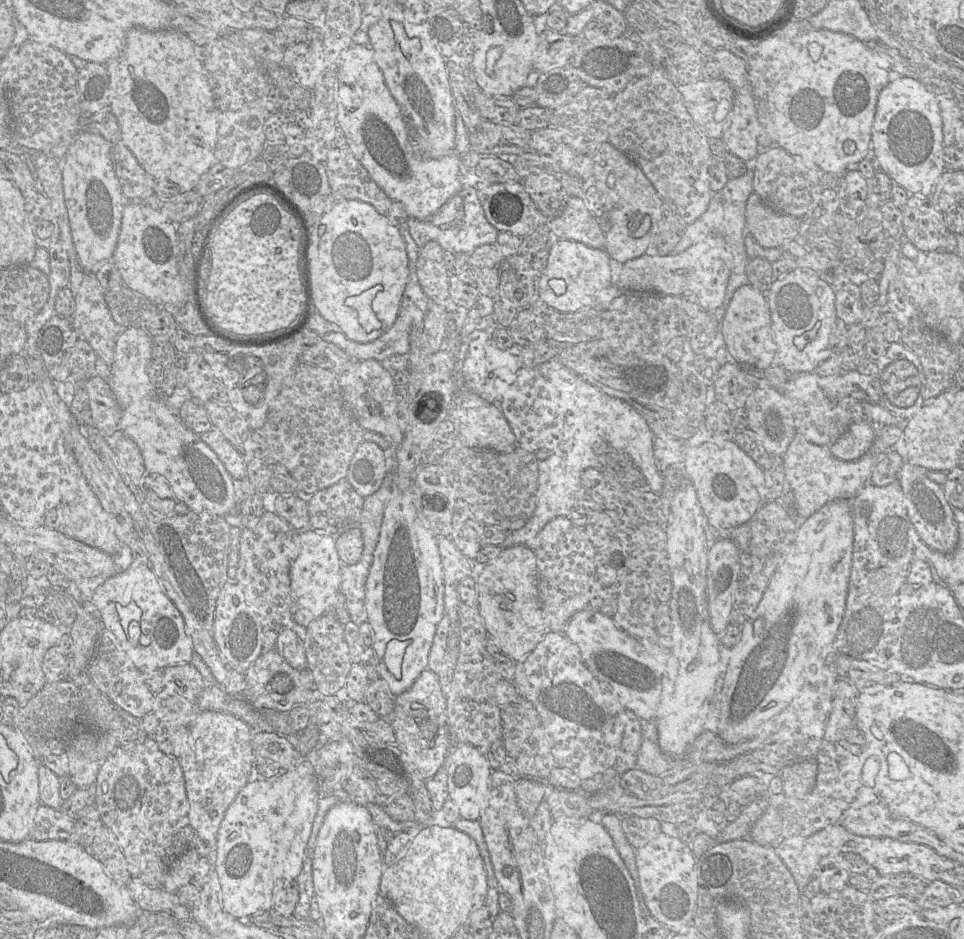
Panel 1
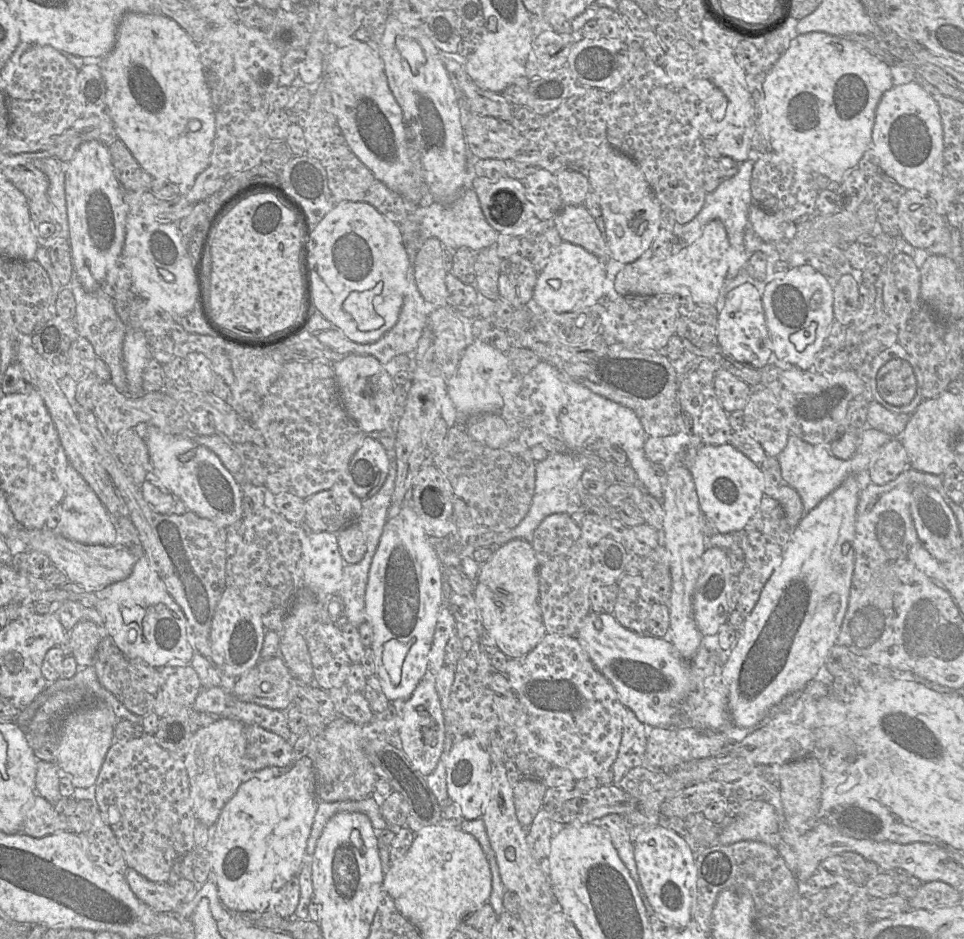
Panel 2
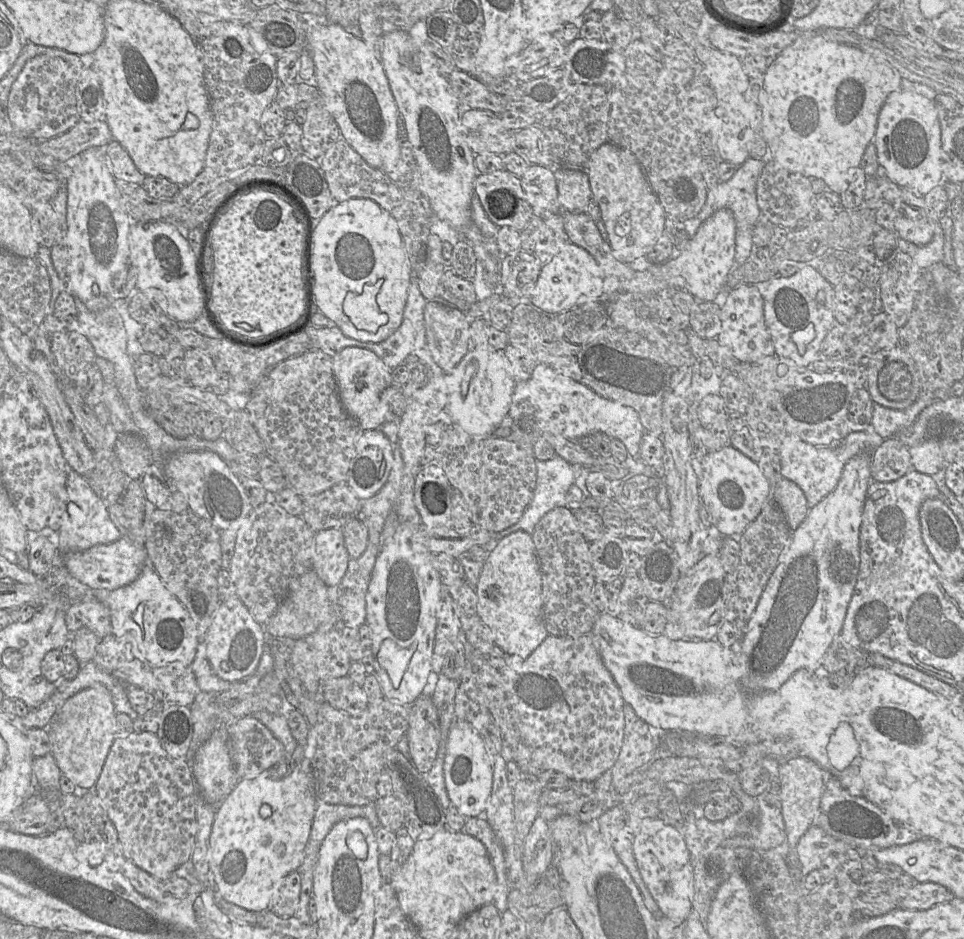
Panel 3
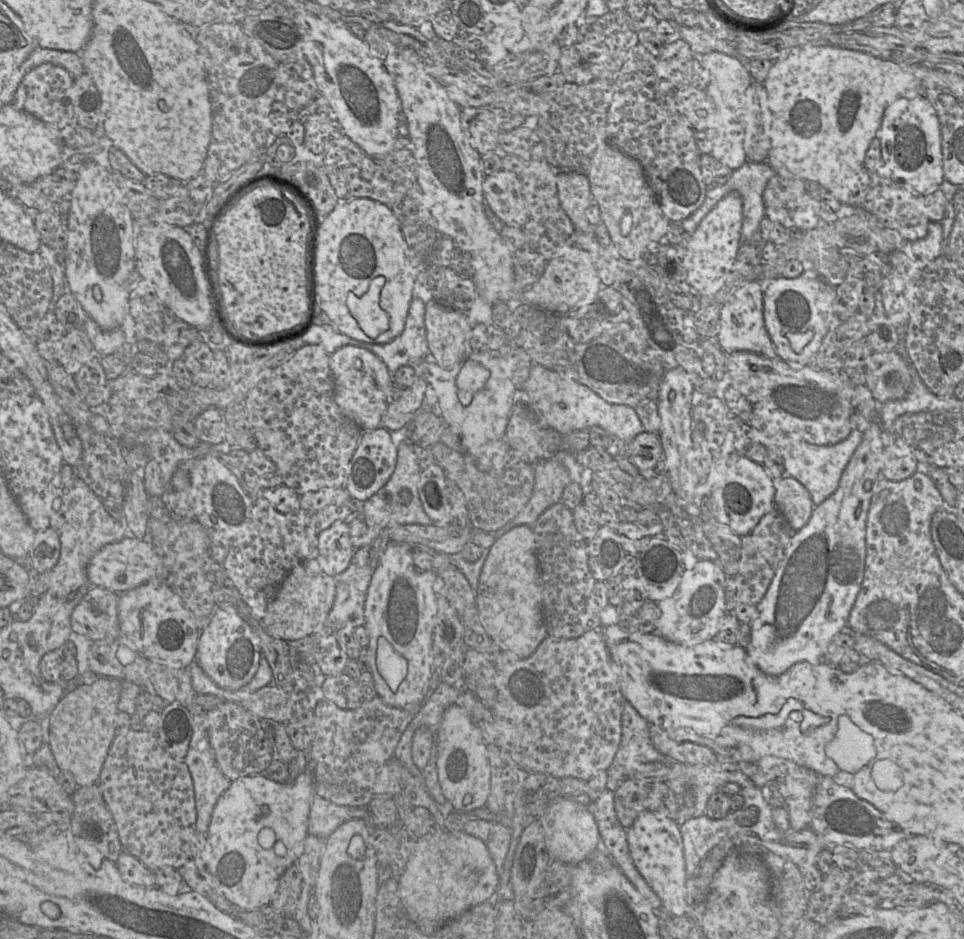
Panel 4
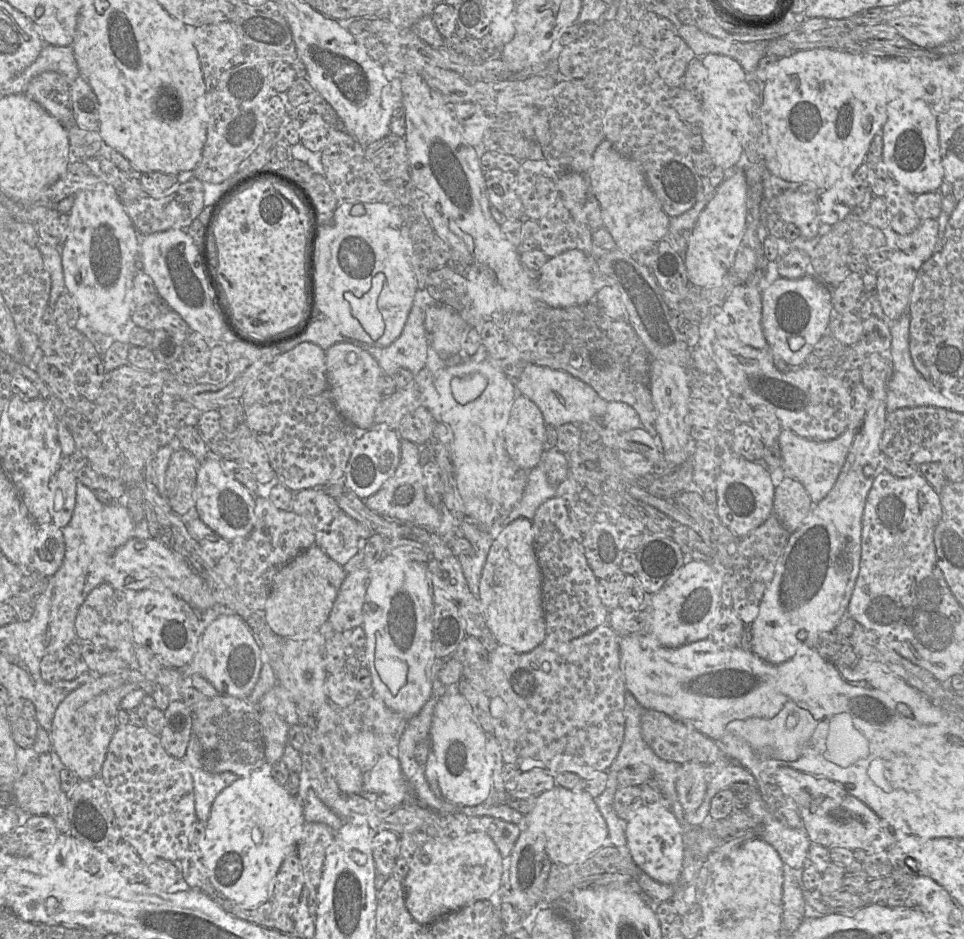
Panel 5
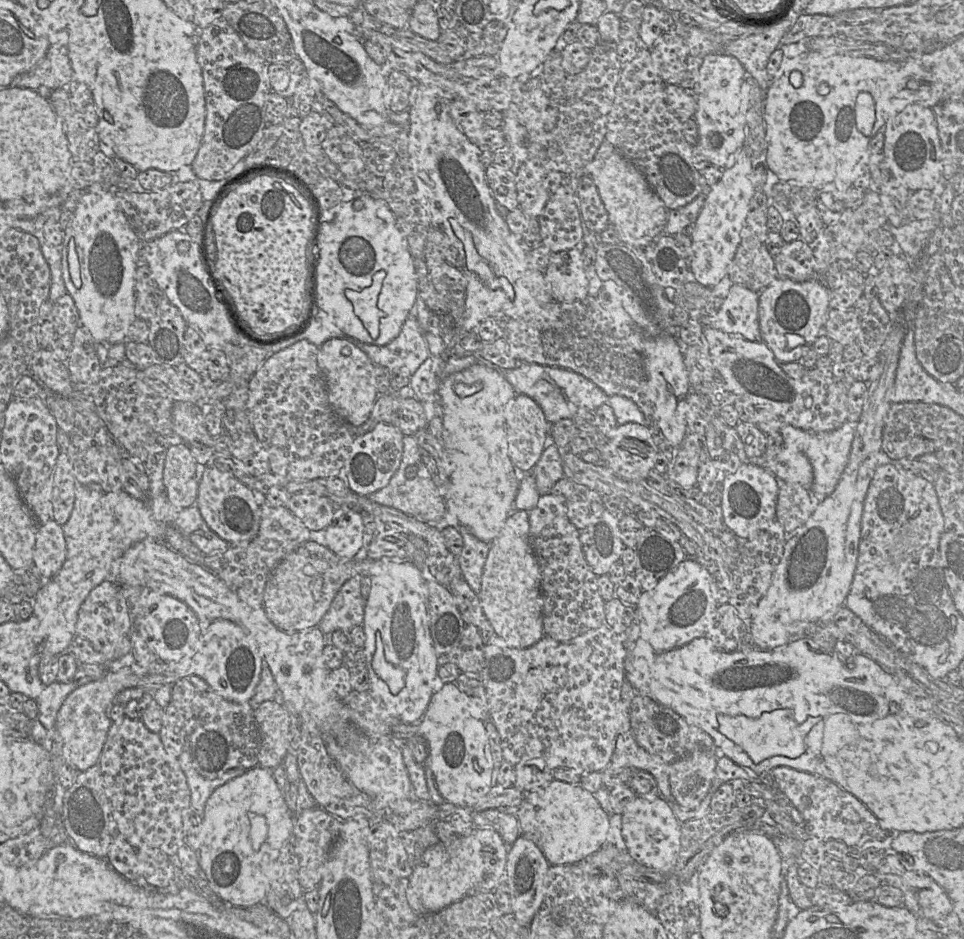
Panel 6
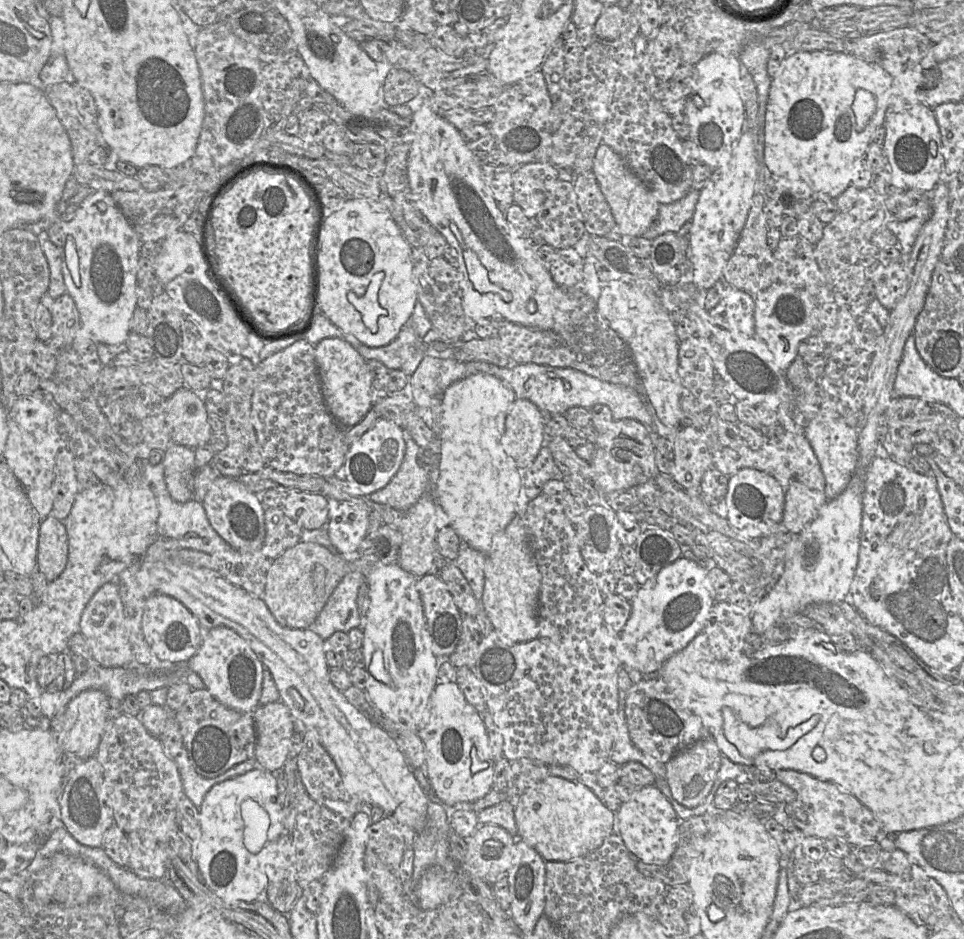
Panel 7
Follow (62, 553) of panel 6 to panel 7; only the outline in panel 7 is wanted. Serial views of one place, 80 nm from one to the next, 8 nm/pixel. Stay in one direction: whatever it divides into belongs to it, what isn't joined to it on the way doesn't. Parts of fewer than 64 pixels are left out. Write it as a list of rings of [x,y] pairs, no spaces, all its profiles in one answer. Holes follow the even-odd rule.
[[[53,516],[41,519],[37,547],[37,569],[48,582],[65,569],[68,560],[68,535],[63,521]]]

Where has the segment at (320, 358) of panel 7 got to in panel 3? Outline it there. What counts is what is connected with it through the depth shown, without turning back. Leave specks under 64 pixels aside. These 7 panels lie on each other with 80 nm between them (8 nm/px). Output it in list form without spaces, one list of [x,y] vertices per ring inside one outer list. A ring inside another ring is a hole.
[[[346,347],[332,357],[338,397],[347,414],[362,431],[380,430],[389,420],[390,391],[394,384],[391,370],[372,351]]]

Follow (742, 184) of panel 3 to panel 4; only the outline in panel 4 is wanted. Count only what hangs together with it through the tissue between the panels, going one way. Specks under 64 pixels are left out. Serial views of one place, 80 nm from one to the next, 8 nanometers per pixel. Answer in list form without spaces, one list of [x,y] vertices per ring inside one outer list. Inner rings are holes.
[[[747,161],[740,168],[734,170],[727,180],[722,185],[712,186],[706,192],[705,199],[698,209],[696,209],[686,219],[680,223],[681,227],[690,235],[696,230],[701,220],[705,215],[726,195],[737,193],[743,201],[743,225],[741,231],[742,242],[752,241],[755,233],[760,230],[760,223],[765,217],[765,206],[763,202],[763,192],[769,179],[776,173],[768,163]]]

